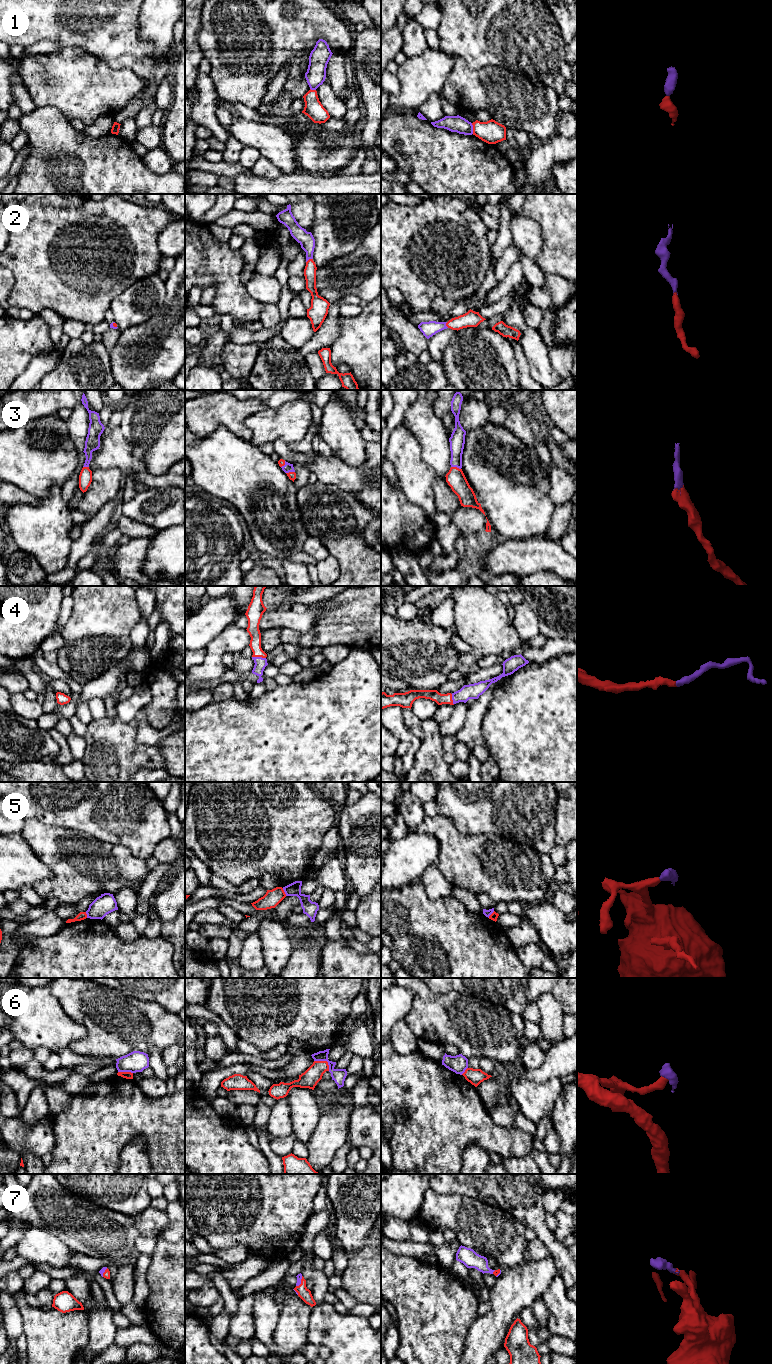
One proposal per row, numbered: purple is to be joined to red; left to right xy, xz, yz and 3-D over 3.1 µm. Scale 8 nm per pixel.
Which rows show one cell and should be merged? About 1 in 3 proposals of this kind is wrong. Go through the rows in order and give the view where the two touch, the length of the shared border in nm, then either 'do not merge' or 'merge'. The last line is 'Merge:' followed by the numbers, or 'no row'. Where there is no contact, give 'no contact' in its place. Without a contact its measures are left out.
1: meets red in yz; contact 90 nm long; merge
2: meets red in xz; contact 70 nm long; merge
3: meets red in yz; contact 80 nm long; merge
4: meets red in xz; contact 110 nm long; merge
5: meets red in xz; contact 70 nm long; do not merge
6: meets red in xz; contact 150 nm long; do not merge
7: meets red in xz; contact 100 nm long; merge
Merge: 1, 2, 3, 4, 7

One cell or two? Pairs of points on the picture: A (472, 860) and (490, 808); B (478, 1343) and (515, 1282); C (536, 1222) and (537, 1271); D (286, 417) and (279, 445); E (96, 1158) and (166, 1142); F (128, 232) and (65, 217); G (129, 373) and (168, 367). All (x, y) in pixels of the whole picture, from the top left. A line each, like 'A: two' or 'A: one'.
A: two
B: one
C: two
D: two
E: one
F: one
G: one

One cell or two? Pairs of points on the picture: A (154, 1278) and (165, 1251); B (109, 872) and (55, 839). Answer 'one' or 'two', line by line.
A: one
B: one

